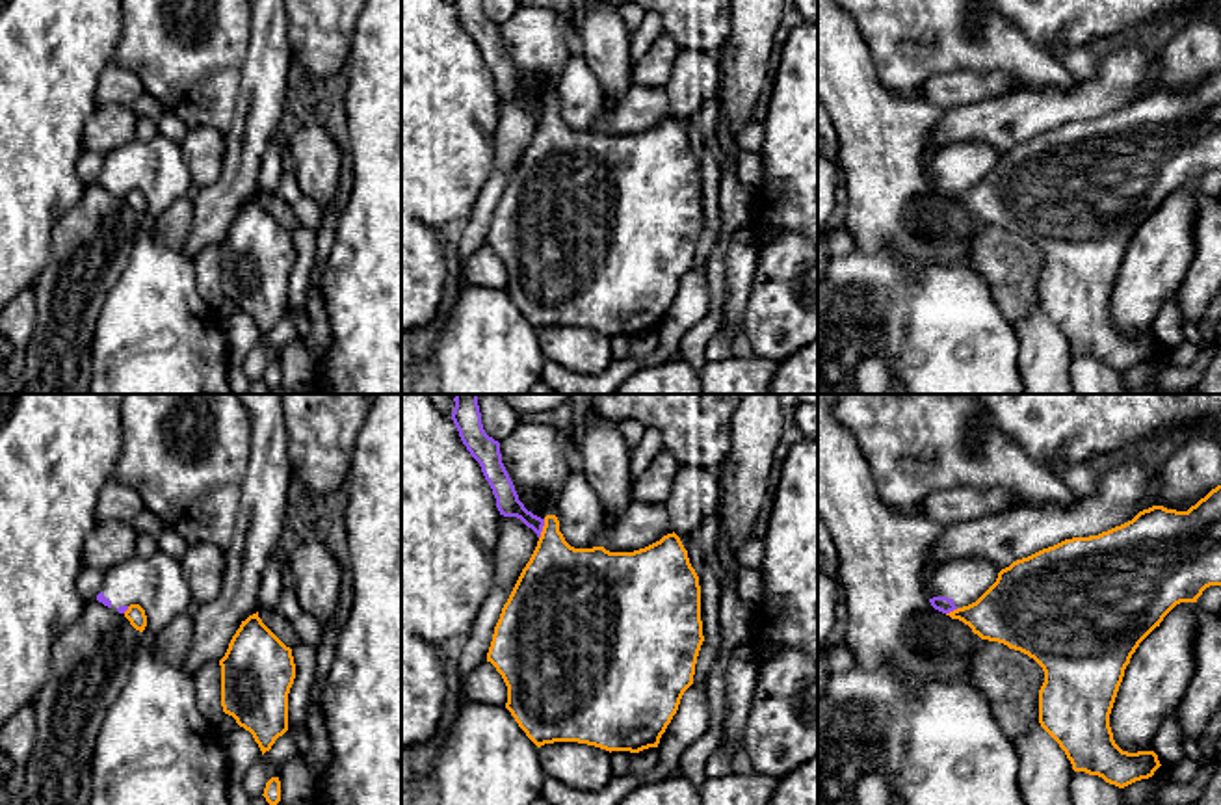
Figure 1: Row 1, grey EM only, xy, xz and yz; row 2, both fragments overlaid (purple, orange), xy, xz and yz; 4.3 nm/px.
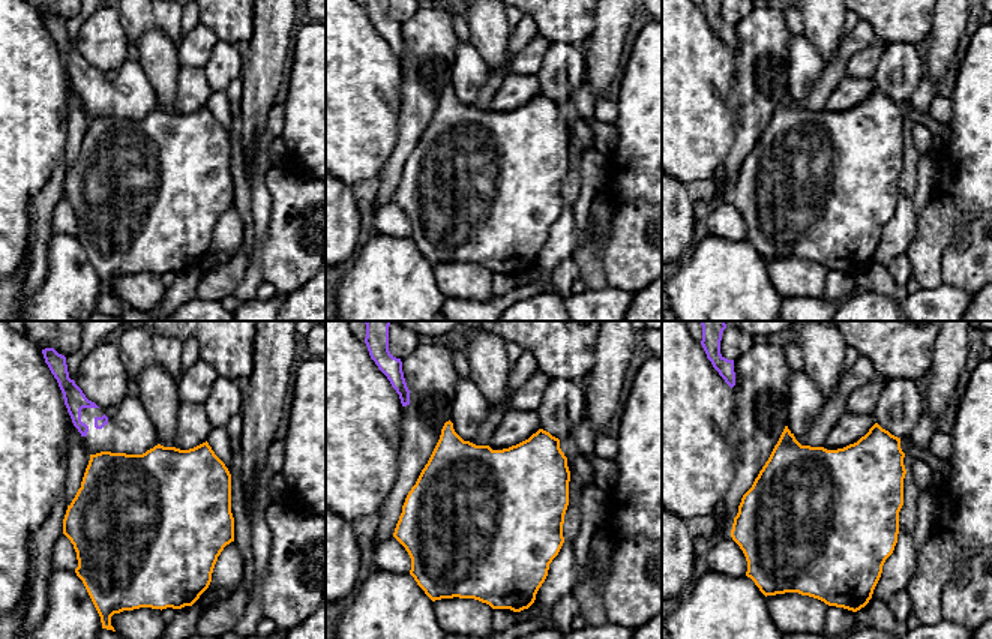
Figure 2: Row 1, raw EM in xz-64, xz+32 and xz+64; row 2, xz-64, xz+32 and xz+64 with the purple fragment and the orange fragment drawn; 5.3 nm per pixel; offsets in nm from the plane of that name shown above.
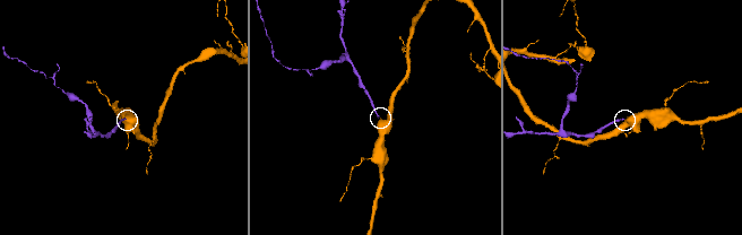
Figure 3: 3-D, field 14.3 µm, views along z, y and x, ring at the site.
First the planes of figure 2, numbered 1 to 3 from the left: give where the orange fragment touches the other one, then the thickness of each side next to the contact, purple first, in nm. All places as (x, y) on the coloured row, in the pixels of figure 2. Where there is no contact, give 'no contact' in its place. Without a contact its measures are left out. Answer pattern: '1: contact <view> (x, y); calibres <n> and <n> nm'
1: no contact
2: no contact
3: no contact

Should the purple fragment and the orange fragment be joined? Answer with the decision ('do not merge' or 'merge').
do not merge

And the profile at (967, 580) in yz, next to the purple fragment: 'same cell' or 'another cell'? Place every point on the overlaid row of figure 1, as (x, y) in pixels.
same cell

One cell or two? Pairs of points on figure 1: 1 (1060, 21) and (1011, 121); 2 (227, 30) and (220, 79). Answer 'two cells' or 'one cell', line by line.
1: two cells
2: one cell

